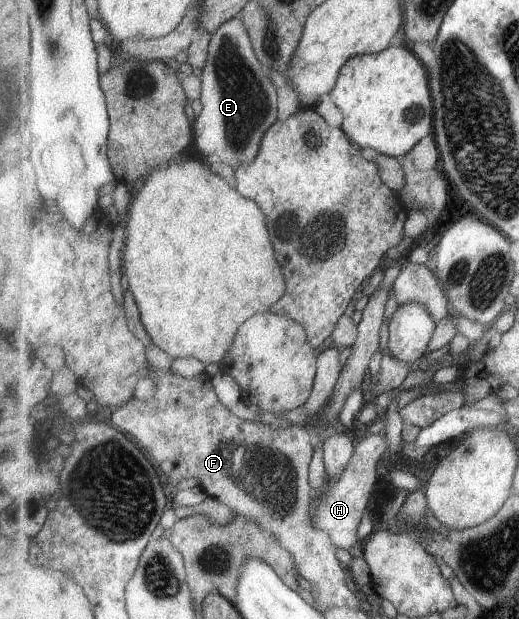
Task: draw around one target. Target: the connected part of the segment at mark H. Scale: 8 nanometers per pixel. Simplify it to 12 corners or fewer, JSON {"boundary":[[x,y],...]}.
{"boundary":[[384,430],[356,439],[354,454],[315,497],[312,525],[338,548],[360,526],[388,450]]}

